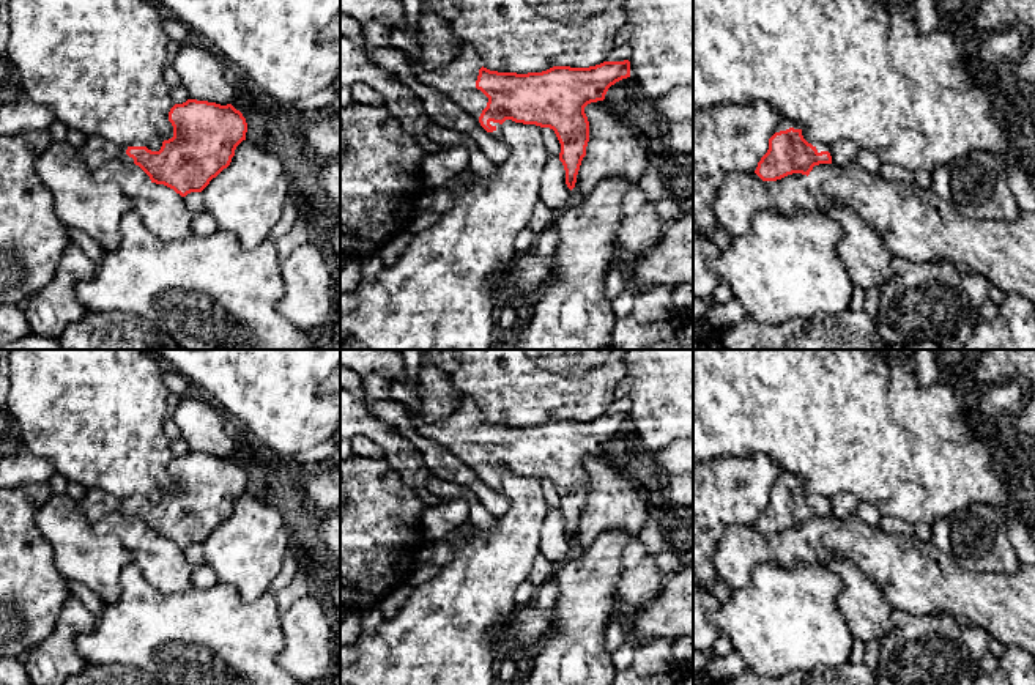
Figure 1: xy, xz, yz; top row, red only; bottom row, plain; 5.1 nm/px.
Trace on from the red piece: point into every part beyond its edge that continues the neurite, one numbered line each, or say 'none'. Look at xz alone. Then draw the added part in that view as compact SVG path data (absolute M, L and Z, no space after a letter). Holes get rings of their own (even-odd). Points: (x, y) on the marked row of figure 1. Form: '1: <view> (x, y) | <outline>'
1: xz (457, 81) | M460 41L458 57L438 69L427 69L421 58L408 58L408 61L422 83L444 93L480 126L479 117L488 98L476 88L482 61L473 44Z

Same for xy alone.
1: xy (123, 156) | M134 142L134 143L128 145L128 146L123 146L121 151L120 151L120 156L118 156L118 159L120 159L123 164L134 164L134 159L126 154L126 150L128 150L129 146L145 146L145 145L143 145L143 143L139 143L139 142Z

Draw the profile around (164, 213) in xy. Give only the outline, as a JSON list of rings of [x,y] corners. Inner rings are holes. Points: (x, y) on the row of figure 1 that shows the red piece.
[[[110,161],[93,170],[93,178],[121,184],[129,192],[132,209],[156,236],[175,241],[194,235],[192,213],[183,197],[164,184],[153,183],[139,165]]]

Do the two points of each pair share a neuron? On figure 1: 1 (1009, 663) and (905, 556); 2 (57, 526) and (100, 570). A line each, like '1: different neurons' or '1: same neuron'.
1: different neurons
2: same neuron

